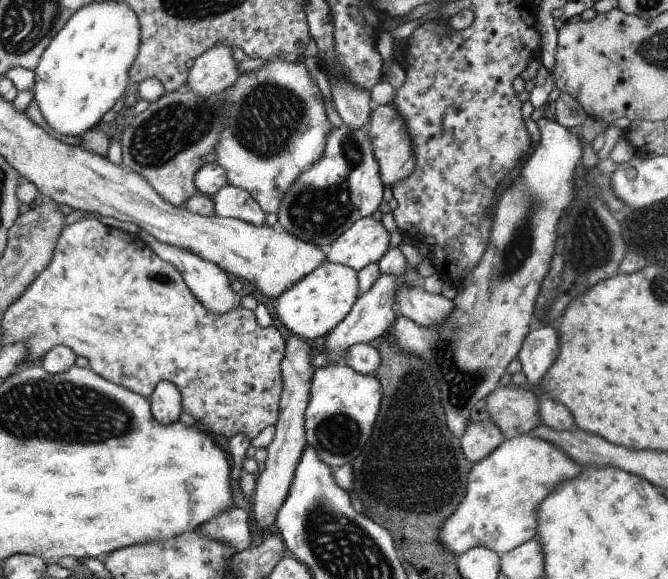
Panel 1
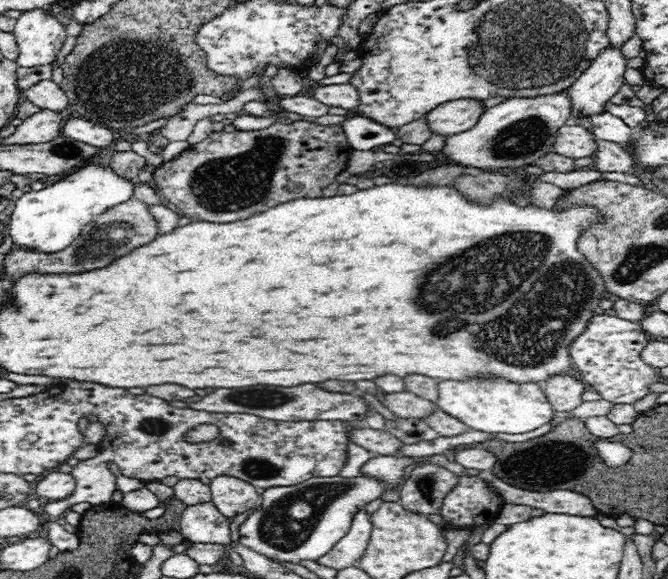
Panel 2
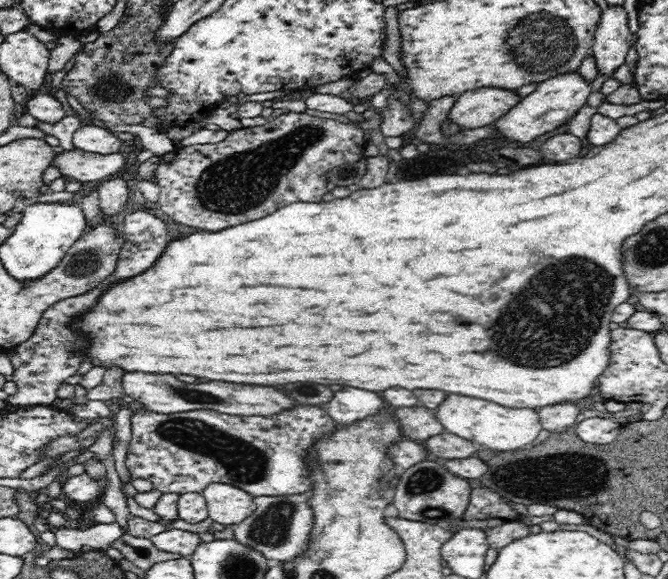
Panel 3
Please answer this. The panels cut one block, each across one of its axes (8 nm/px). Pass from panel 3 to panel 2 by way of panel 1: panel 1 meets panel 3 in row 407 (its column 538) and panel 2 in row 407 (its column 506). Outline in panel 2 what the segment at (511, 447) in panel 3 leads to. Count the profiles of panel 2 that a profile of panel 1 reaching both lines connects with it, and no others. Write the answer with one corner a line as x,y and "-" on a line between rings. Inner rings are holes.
468,378
468,380
438,381
439,398
435,402
446,414
463,422
470,430
524,434
550,422
554,409
542,384
510,382
505,378

